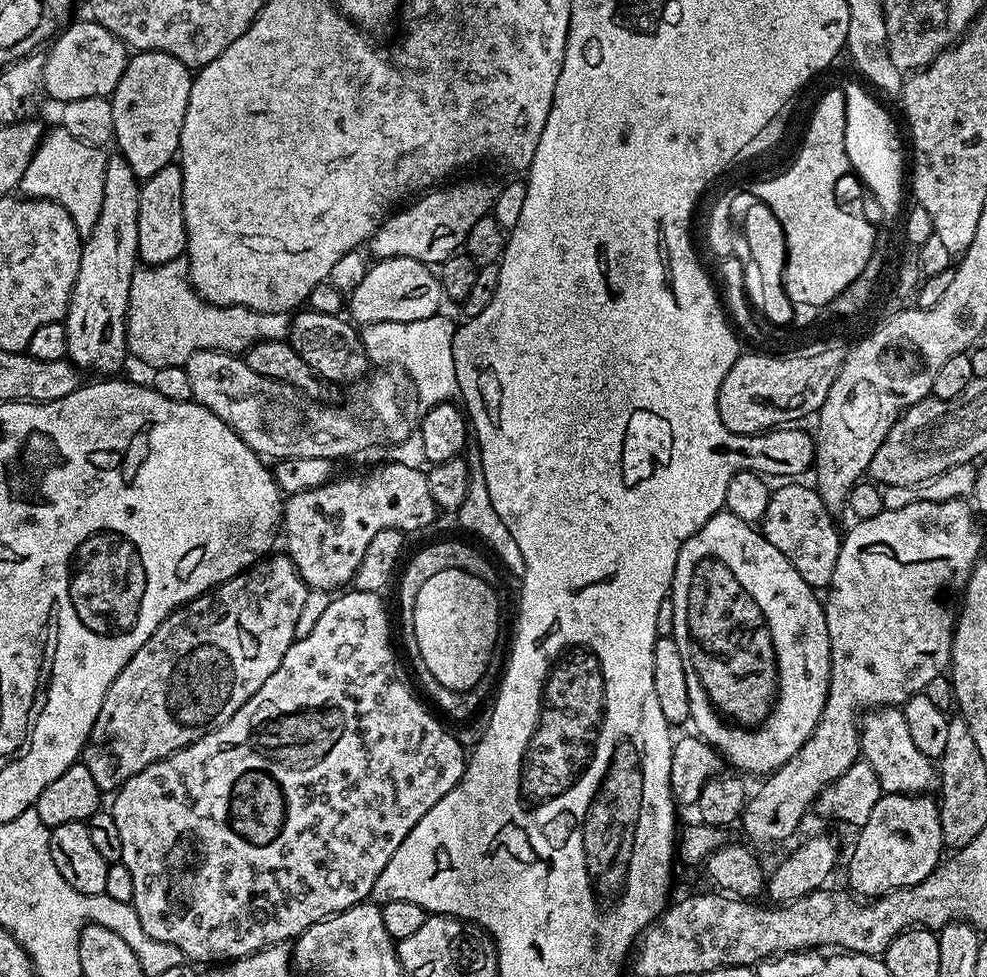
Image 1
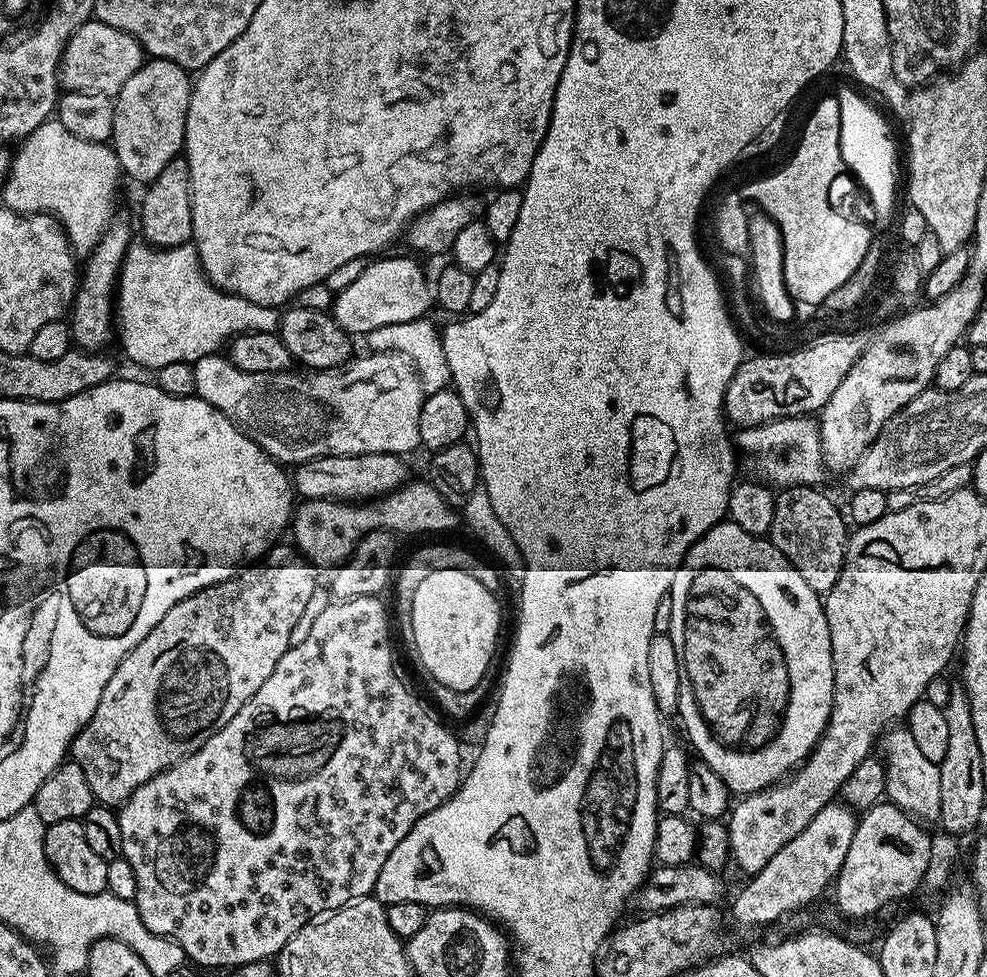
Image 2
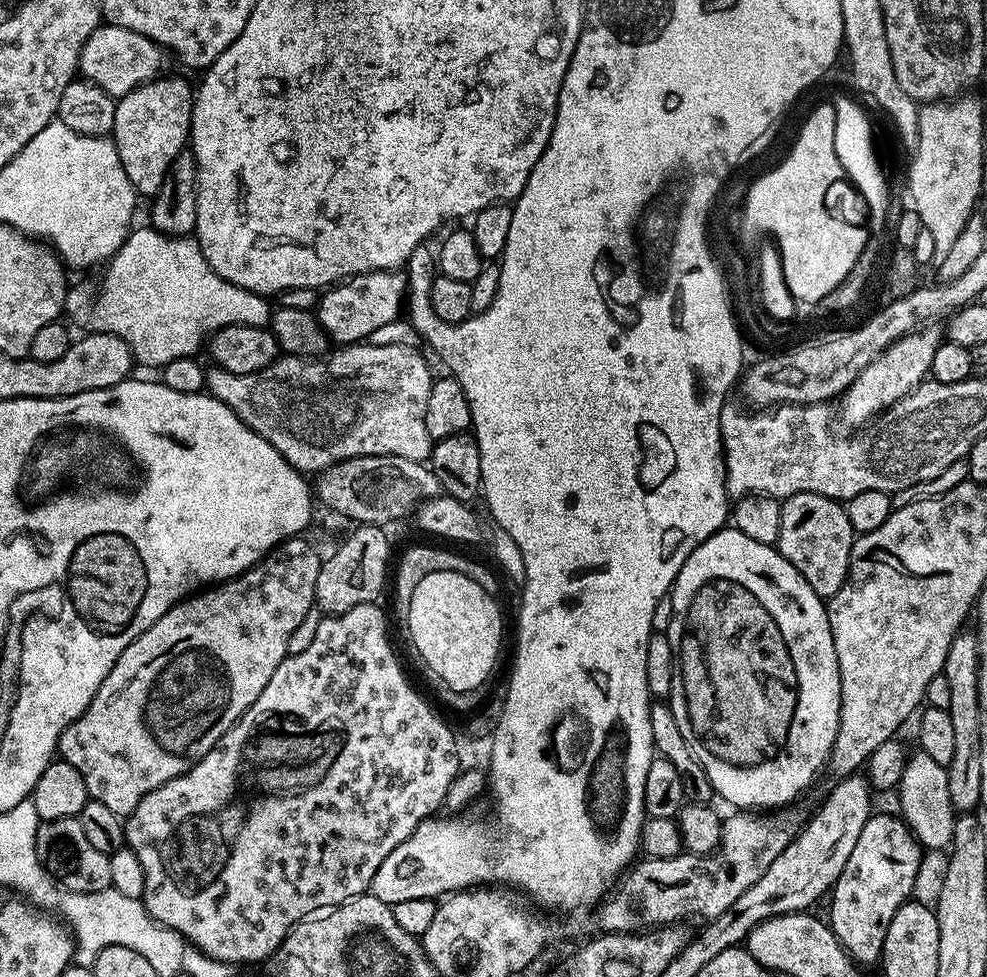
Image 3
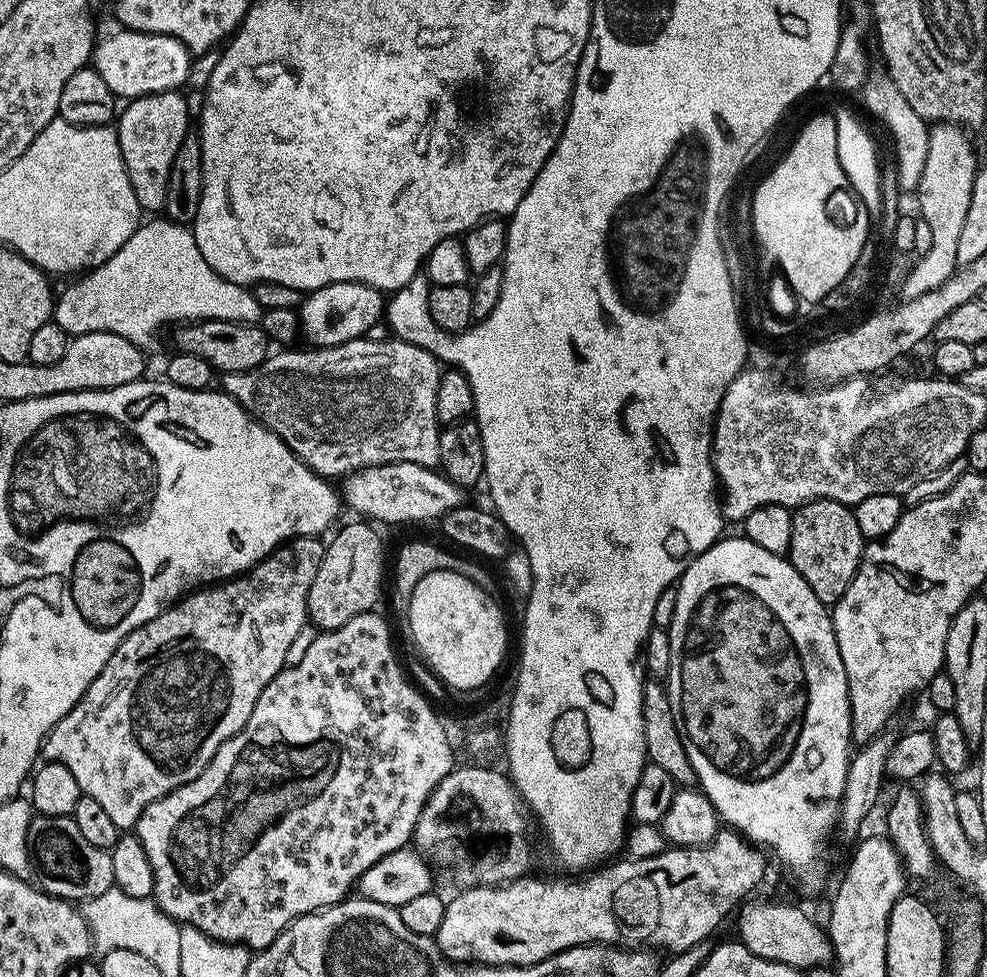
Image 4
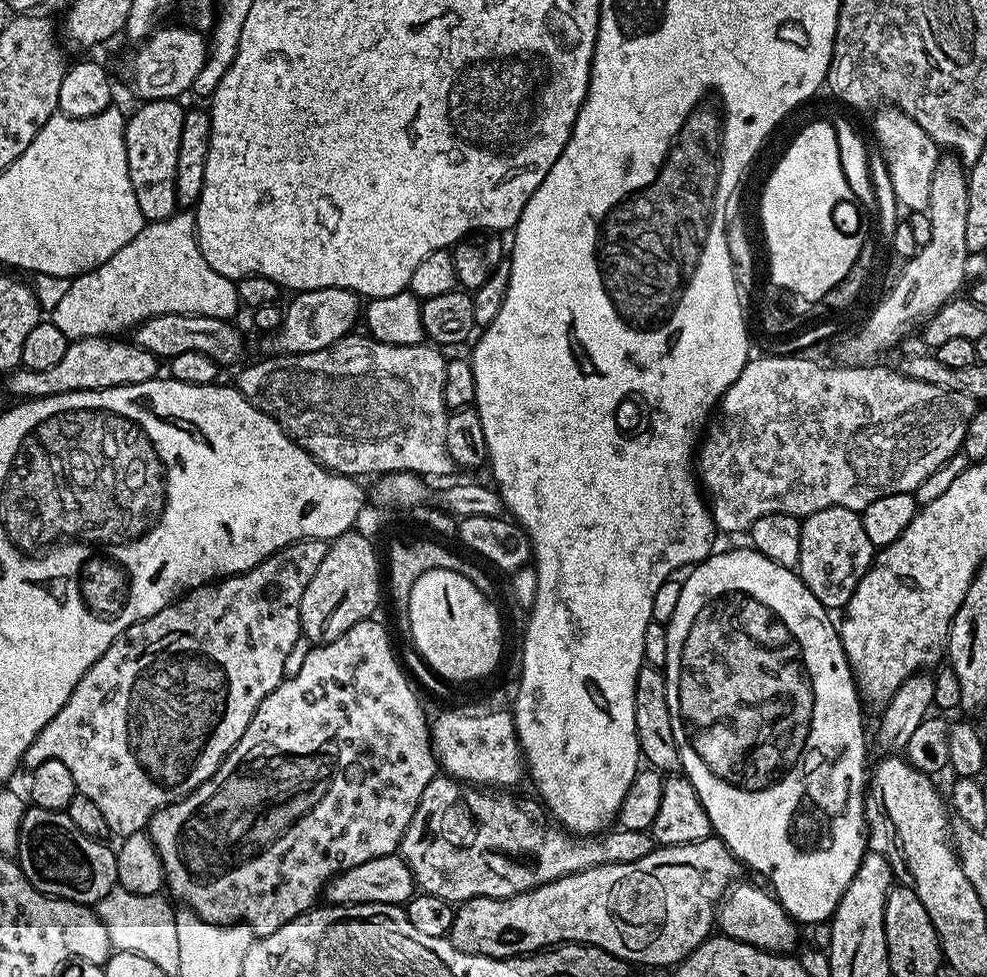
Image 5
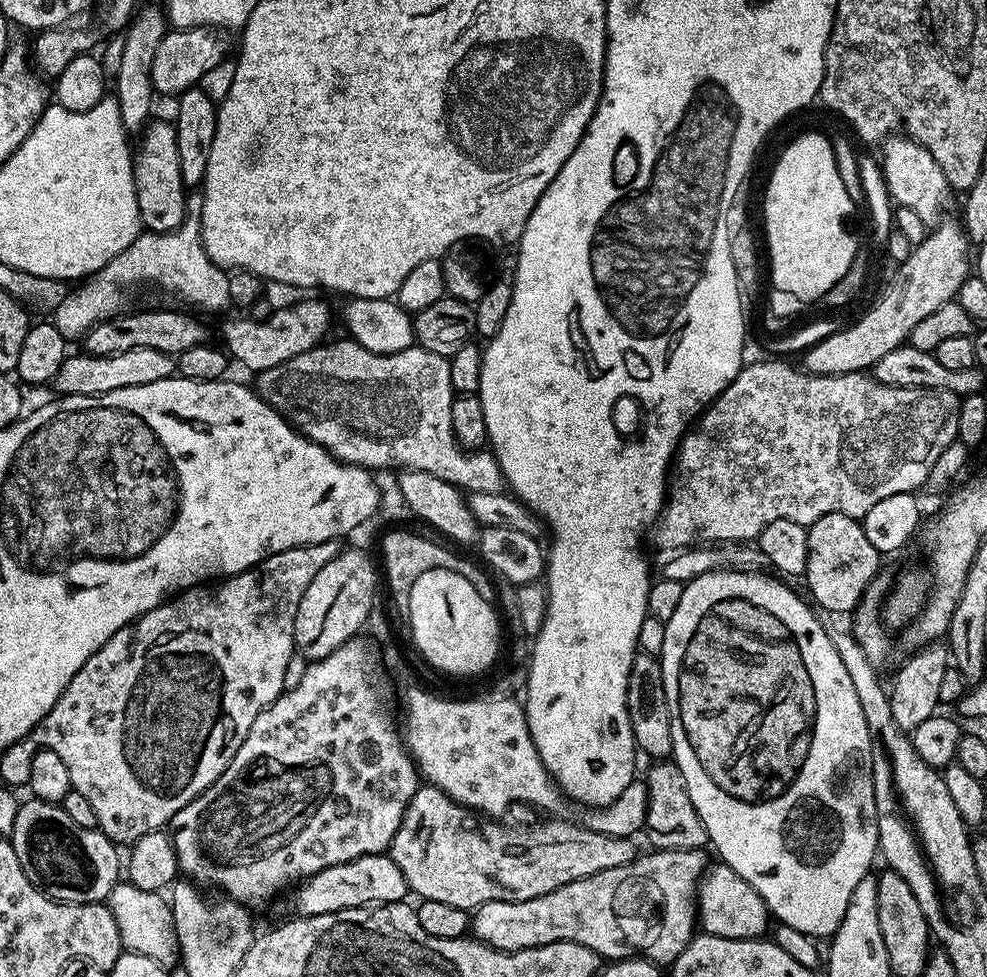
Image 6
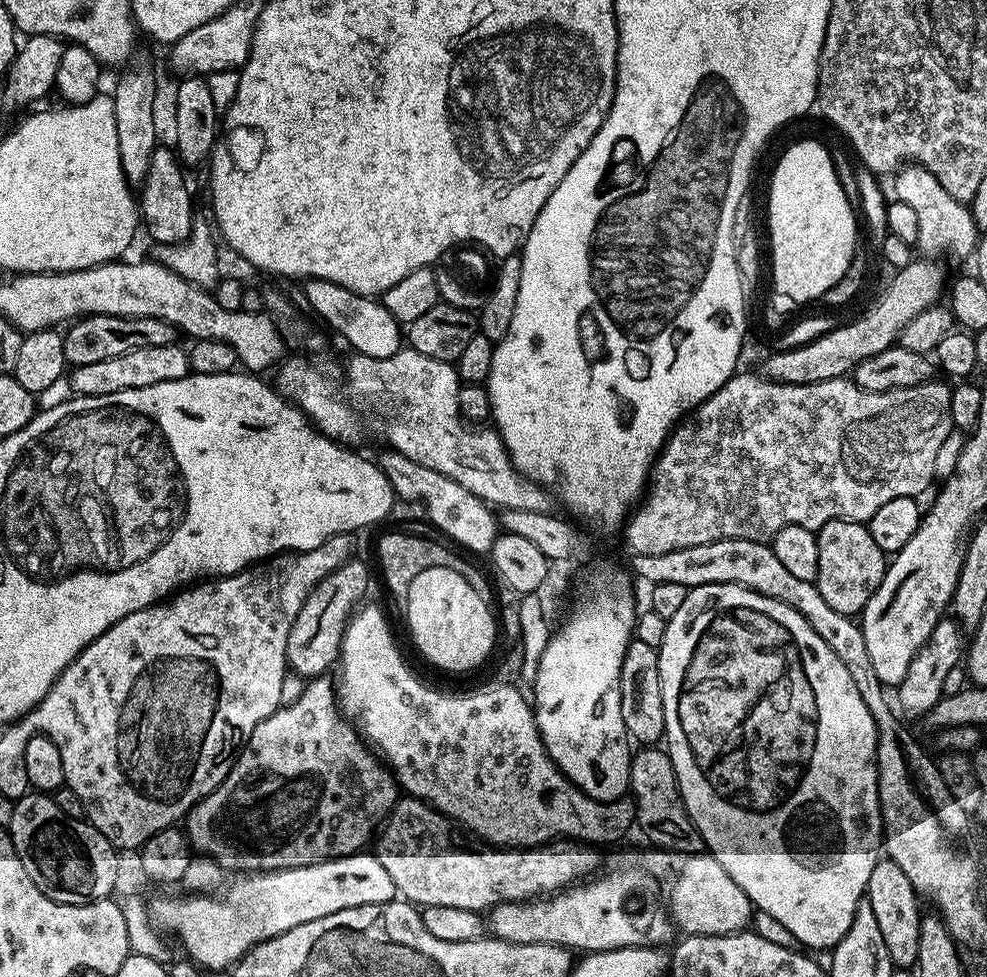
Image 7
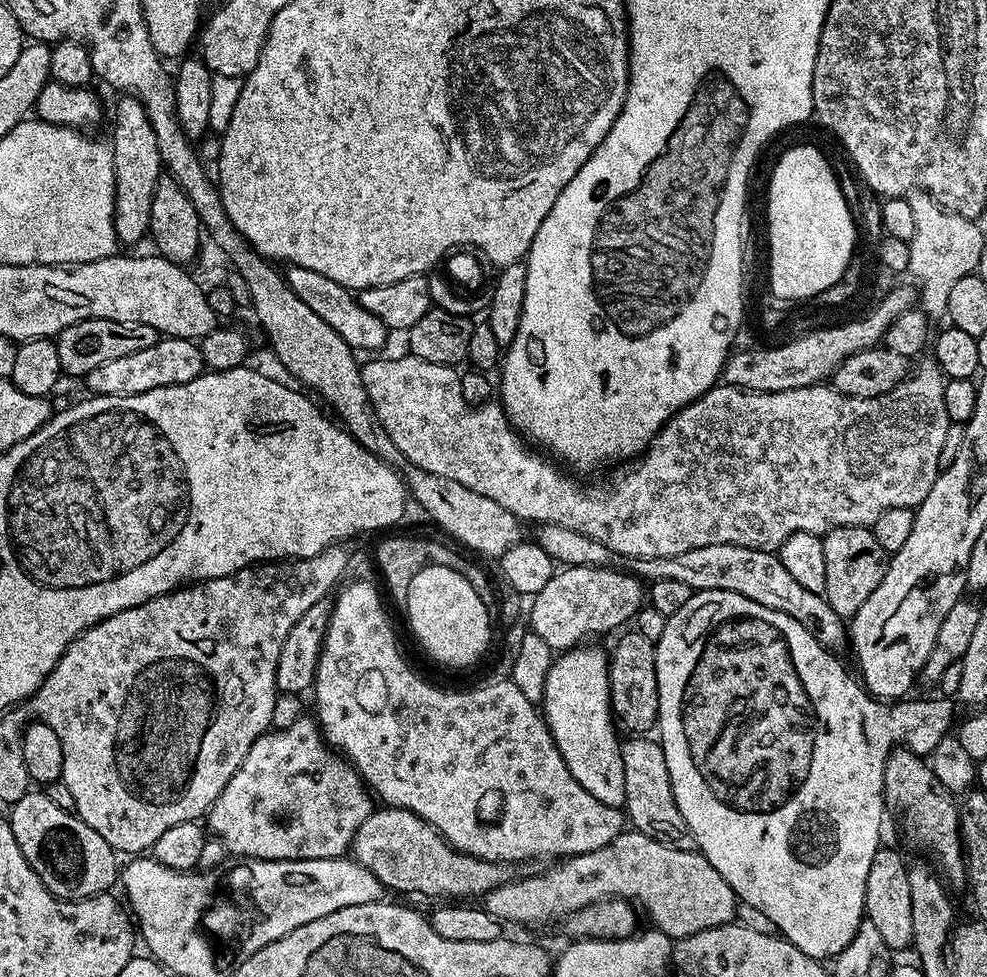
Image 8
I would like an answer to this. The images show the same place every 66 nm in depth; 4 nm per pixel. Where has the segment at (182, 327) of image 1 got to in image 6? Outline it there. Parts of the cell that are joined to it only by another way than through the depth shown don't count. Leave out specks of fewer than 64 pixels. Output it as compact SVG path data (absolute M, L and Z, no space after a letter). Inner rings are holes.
M192 195L186 200L184 221L173 232L141 231L138 239L130 242L122 254L102 266L102 270L98 270L95 276L87 277L83 283L69 291L62 304L50 316L51 323L56 325L58 334L62 334L64 340L79 341L95 324L121 315L125 307L124 291L135 284L157 284L162 291L193 304L188 305L193 309L205 308L208 312L220 312L229 307L229 273L218 267L206 254L204 243L200 240L202 202L199 195Z

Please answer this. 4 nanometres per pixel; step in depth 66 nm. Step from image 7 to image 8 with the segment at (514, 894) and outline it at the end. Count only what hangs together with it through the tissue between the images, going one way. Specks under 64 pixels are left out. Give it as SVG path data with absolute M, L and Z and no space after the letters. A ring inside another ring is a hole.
M380 806L373 810L370 818L358 826L358 834L354 834L352 839L350 856L366 866L381 886L393 888L396 892L448 896L444 898L482 898L510 879L509 865L495 860L479 860L476 856L456 851L434 825L405 808Z

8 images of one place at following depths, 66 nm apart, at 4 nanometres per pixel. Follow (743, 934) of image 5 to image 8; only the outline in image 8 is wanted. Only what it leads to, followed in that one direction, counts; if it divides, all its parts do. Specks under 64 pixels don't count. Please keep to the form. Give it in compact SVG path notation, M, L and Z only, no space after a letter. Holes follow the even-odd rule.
M625 830L614 842L602 846L593 852L581 856L569 856L557 868L550 872L542 872L538 876L528 876L522 880L509 879L508 883L490 890L482 897L482 906L495 920L508 924L552 924L556 919L573 916L578 910L590 906L599 900L626 900L639 906L653 920L659 931L671 936L673 941L683 940L685 936L693 936L702 930L720 928L724 924L736 920L736 892L710 866L705 856L699 851L678 850L669 844L658 842L646 834L635 830Z

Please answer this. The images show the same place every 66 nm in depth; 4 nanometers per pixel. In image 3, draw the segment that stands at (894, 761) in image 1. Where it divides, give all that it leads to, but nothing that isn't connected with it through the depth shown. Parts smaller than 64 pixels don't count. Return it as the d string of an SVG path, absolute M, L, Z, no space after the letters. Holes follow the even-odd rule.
M919 750L913 751L902 770L902 778L898 785L899 792L900 809L898 812L912 831L912 835L925 849L947 849L952 843L954 822L958 815L956 807L950 802L948 769L938 766L938 762L930 758L930 754Z

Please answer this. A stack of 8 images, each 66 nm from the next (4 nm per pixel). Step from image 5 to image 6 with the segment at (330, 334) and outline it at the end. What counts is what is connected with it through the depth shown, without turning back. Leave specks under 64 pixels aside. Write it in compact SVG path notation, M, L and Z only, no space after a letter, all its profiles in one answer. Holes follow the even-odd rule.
M300 300L297 304L292 304L289 308L277 307L272 315L264 320L252 320L243 318L243 320L228 320L221 326L220 332L224 335L222 341L229 357L233 361L240 360L244 368L249 368L252 374L262 370L270 370L282 362L290 362L290 358L298 358L298 354L306 354L306 350L319 348L324 336L328 332L328 304L324 300Z

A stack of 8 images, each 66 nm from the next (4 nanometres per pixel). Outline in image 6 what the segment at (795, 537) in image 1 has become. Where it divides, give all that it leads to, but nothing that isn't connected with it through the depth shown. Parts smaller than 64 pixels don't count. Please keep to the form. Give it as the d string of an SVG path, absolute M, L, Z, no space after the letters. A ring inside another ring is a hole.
M826 514L818 522L807 525L807 529L808 553L803 575L808 580L807 595L828 612L855 613L864 592L881 571L882 553L874 550L866 538L863 523L854 516Z

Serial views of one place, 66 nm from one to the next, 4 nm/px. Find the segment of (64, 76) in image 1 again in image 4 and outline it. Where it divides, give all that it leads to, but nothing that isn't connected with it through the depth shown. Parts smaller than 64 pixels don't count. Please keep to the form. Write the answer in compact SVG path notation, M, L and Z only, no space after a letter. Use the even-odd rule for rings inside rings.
M119 31L97 43L90 61L91 67L102 74L106 86L110 86L117 98L130 101L138 96L174 92L185 87L183 84L192 72L194 57L178 38L149 32Z

